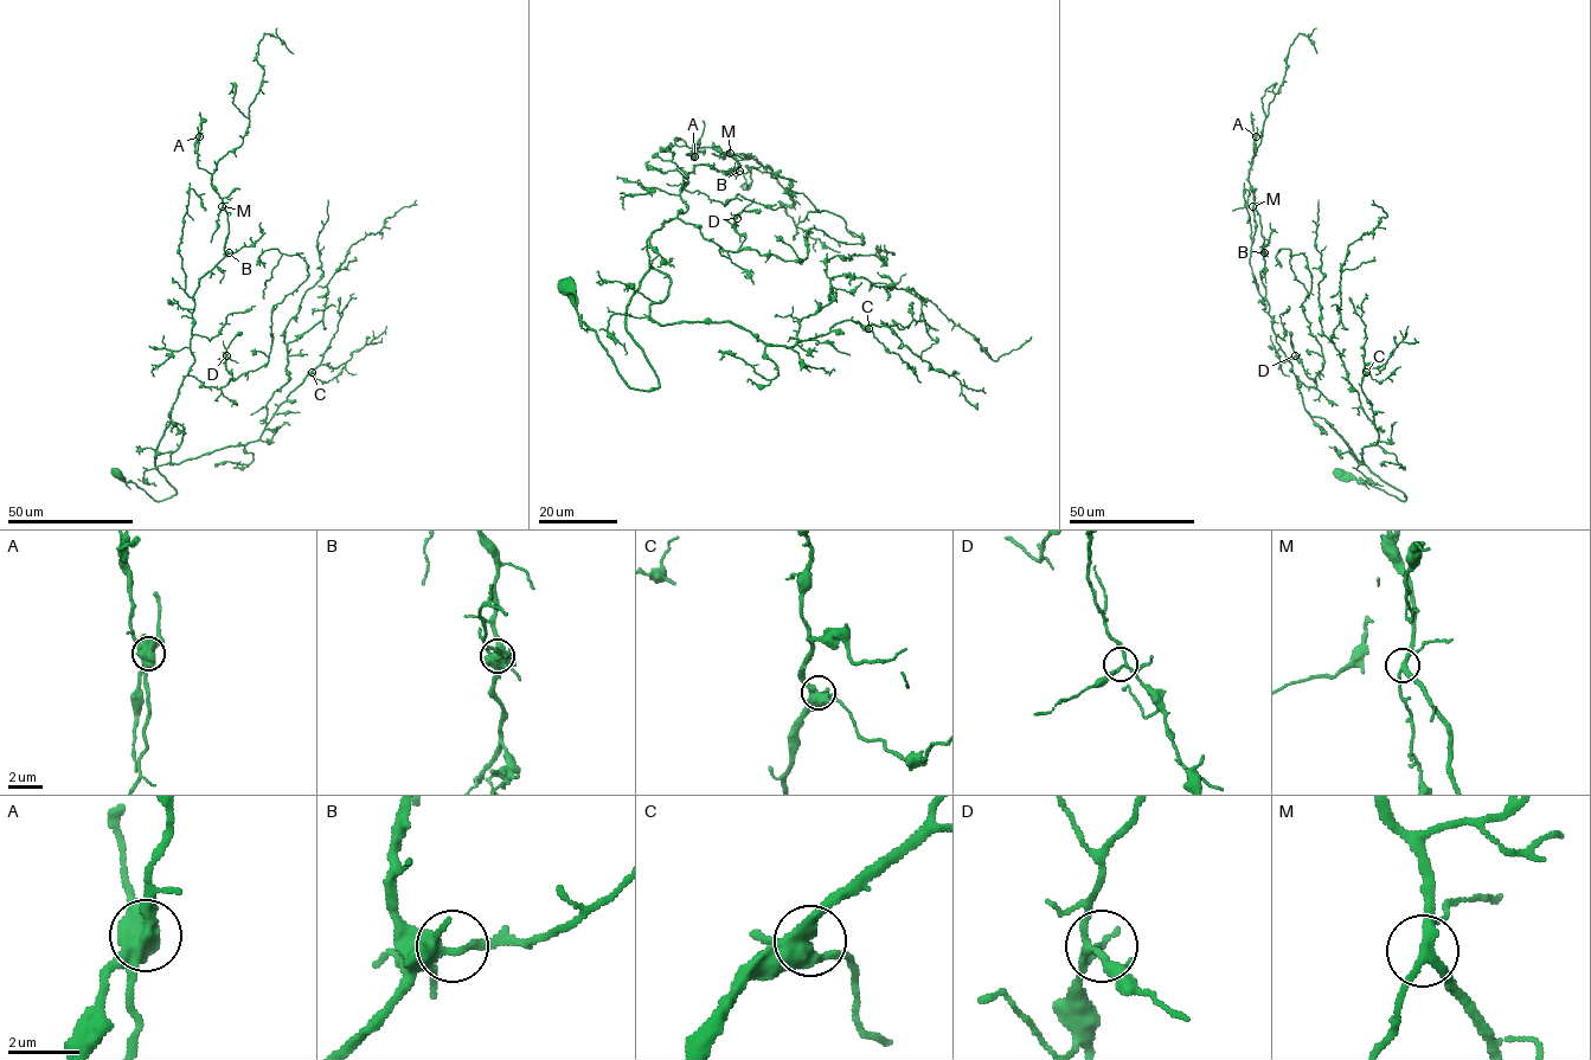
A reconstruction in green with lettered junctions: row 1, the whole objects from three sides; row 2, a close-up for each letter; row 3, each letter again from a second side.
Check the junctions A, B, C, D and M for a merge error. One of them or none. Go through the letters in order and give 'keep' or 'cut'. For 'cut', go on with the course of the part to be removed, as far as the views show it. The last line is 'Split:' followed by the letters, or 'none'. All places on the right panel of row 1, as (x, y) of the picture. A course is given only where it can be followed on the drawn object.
A: cut; course (1255, 136), (1253, 154)
B: keep
C: keep
D: keep
M: keep
Split: A

